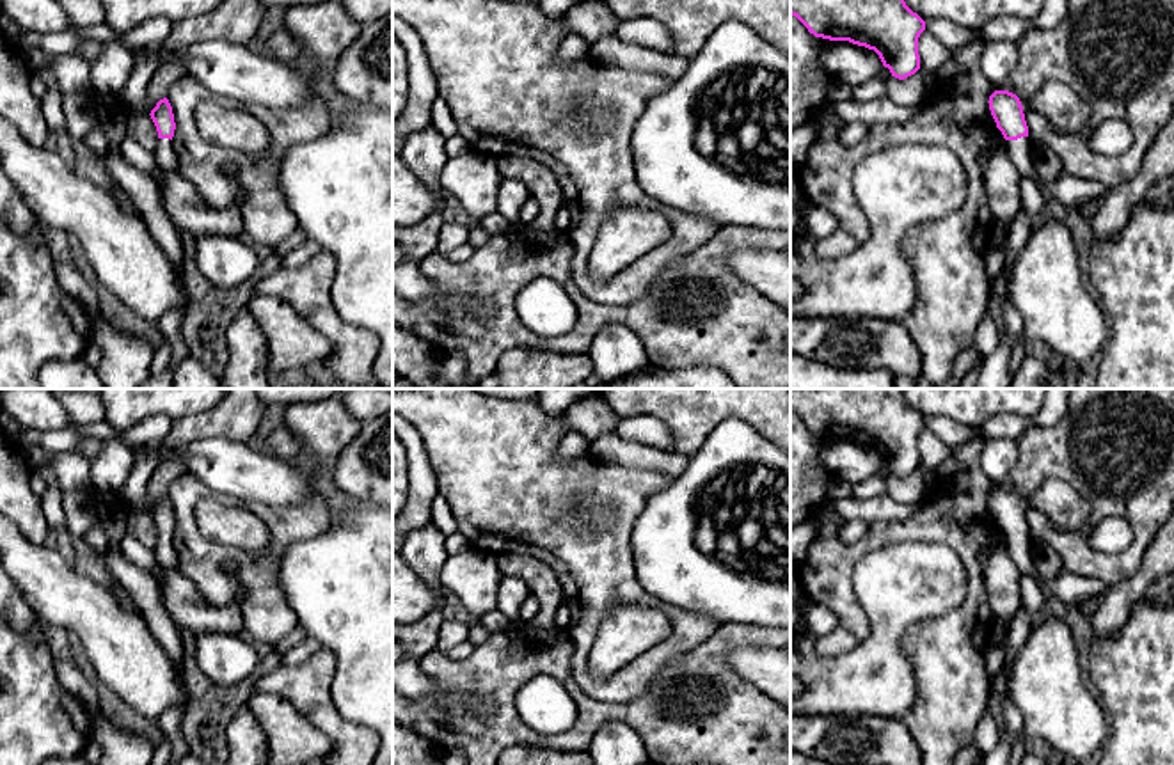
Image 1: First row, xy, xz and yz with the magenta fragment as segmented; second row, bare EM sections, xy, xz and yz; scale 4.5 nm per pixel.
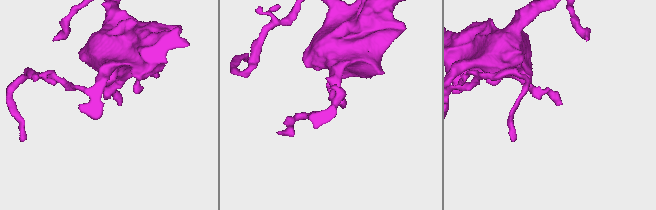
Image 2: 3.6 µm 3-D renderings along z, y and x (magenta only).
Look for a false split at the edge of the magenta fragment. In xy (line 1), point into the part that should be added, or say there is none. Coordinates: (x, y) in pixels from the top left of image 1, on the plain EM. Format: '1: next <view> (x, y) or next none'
1: next xy (164, 551)

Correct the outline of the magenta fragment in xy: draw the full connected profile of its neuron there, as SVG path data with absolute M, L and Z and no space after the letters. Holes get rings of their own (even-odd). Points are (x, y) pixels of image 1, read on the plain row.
M167 495L160 497L149 513L158 529L158 540L155 547L156 561L165 570L176 570L178 557L172 545L176 520L174 520L174 511L169 497Z

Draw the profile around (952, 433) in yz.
M945 415L927 417L925 428L938 435L948 449L954 449L963 442L968 442L973 437L980 435L980 430L970 430Z

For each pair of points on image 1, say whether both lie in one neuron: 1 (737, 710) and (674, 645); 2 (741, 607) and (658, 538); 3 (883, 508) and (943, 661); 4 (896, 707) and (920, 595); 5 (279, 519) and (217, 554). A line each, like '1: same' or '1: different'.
1: different
2: same
3: different
4: same
5: same

